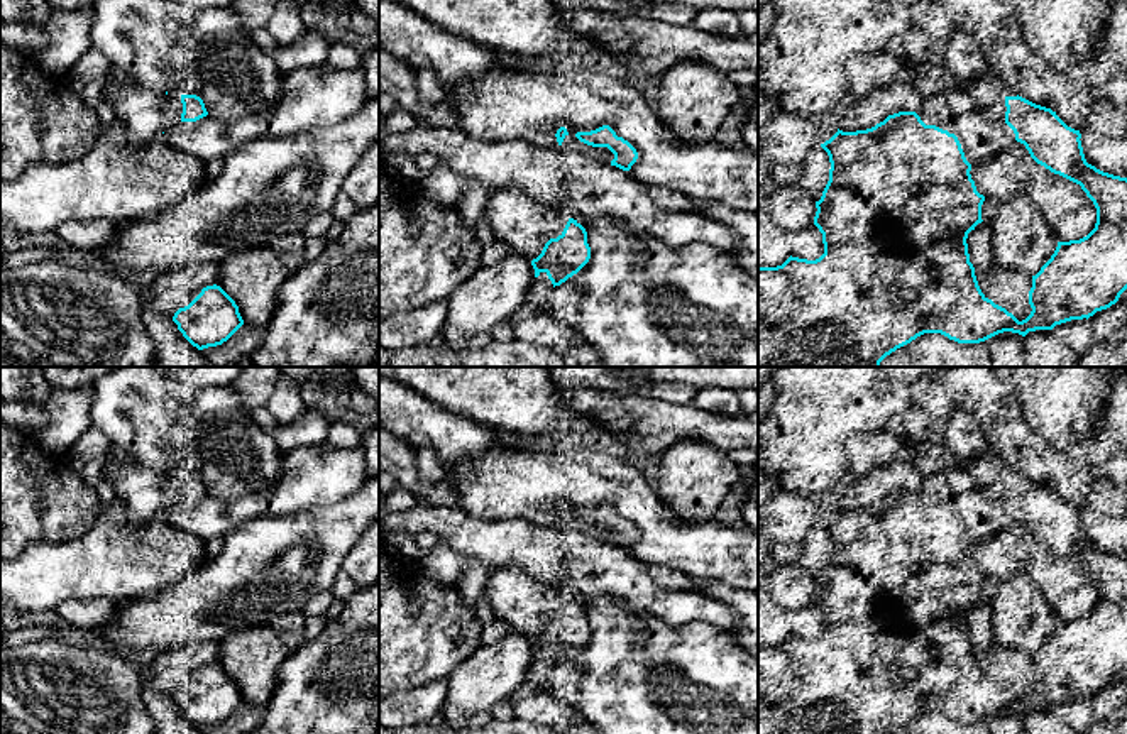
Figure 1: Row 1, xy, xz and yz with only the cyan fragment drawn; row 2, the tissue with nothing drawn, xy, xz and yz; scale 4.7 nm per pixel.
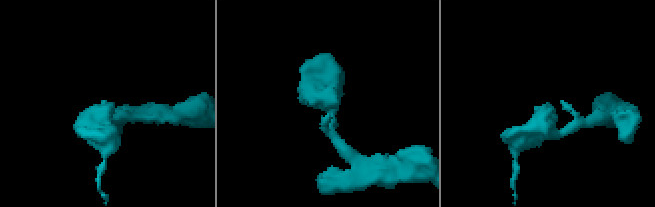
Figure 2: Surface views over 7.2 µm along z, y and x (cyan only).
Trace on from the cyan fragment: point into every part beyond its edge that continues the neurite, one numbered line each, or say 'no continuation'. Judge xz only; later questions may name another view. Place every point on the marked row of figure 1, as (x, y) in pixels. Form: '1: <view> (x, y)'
1: xz (520, 222)

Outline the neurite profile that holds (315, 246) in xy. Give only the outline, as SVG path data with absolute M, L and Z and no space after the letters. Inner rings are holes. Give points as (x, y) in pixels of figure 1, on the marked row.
M325 235L308 237L305 244L303 264L310 264L318 259L318 255L325 250L327 240Z

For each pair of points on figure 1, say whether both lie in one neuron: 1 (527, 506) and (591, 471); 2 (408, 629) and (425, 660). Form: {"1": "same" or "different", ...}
{"1": "same", "2": "same"}

